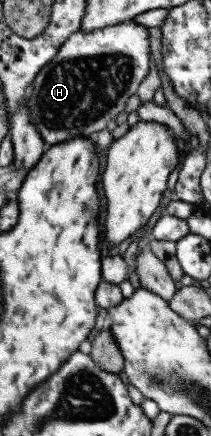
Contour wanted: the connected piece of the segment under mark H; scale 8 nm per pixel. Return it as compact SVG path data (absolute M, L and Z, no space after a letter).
M133 21L97 29L91 33L77 31L59 46L53 59L37 72L32 86L27 92L26 108L29 122L47 146L72 137L94 137L95 133L105 128L108 121L117 113L123 112L127 99L132 97L147 75L150 47L147 29Z

